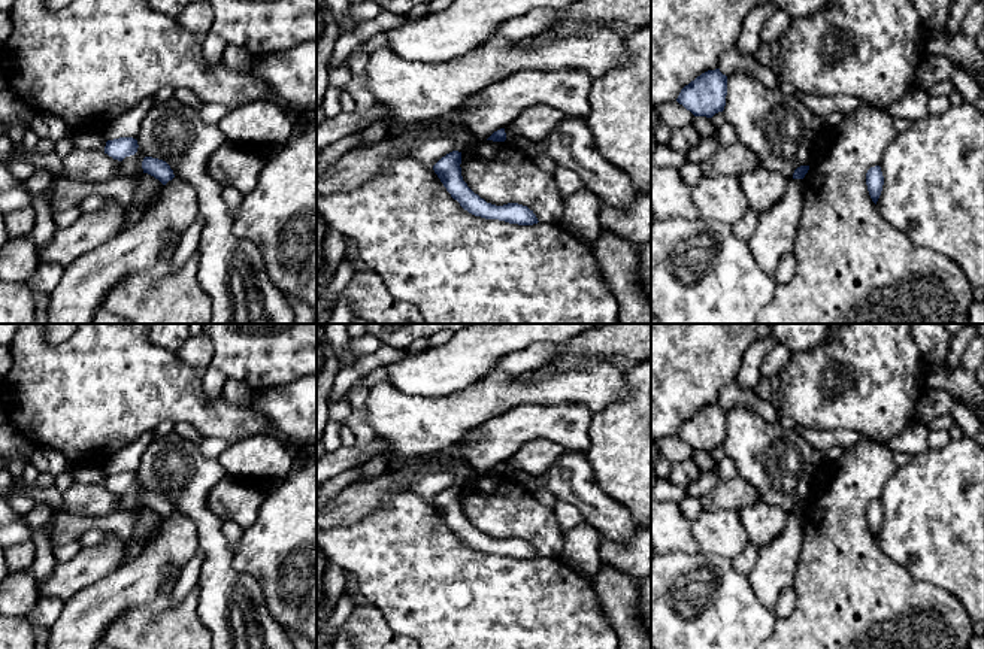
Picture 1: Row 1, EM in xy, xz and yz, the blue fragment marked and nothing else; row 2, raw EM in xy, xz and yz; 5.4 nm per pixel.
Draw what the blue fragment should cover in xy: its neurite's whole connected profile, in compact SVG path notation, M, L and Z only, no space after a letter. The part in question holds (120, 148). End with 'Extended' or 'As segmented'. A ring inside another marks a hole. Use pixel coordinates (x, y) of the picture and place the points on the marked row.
M119 137L108 140L105 146L105 154L113 160L122 161L125 157L134 155L137 152L137 140L133 137Z. As segmented

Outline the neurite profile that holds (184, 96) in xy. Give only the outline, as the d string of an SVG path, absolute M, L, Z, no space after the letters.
M188 88L173 90L173 98L178 100L179 103L182 103L182 104L187 104L187 106L191 106L191 107L196 107L196 109L199 109L203 104L200 97Z

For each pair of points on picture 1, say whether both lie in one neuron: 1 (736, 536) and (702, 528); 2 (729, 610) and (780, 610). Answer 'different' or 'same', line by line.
1: same
2: different

